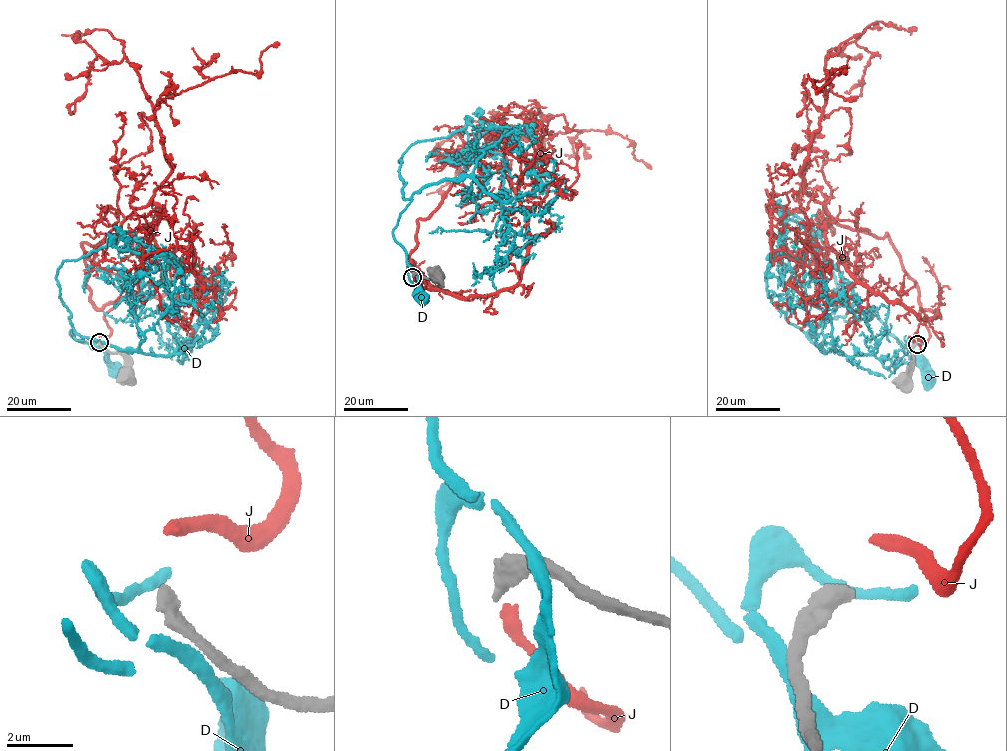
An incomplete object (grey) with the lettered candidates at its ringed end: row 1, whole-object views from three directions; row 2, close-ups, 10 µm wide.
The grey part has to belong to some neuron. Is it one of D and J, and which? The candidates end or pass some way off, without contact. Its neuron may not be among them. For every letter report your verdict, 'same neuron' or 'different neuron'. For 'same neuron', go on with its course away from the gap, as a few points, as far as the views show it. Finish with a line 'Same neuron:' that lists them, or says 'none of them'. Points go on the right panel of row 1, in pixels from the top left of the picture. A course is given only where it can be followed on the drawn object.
D: different neuron
J: different neuron
Same neuron: none of them

